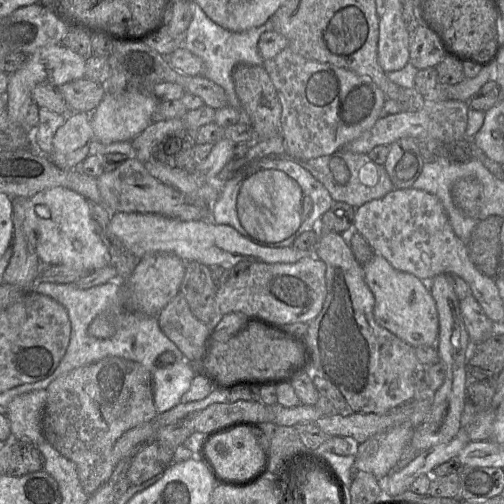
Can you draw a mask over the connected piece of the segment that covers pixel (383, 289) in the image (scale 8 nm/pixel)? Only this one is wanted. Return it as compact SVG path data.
M379 255L363 265L365 281L372 291L375 321L412 347L434 346L438 341L439 317L435 300L425 282L402 272Z

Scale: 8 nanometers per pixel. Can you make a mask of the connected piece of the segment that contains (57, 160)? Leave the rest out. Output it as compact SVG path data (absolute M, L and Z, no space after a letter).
M70 113L65 123L58 128L53 137L51 161L62 170L74 170L77 164L89 155L89 146L94 139L91 117L88 113Z

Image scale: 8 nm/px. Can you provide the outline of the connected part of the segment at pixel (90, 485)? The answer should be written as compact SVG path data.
M106 357L73 369L53 380L46 392L42 414L44 438L63 457L76 464L80 483L88 495L110 478L115 467L112 449L116 441L130 429L153 421L158 414L153 401L151 373L143 365L119 357Z

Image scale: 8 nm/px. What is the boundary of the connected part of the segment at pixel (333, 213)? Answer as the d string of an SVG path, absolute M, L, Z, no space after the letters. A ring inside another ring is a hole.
M339 149L330 155L297 162L327 189L334 201L318 222L319 233L348 235L353 230L356 208L395 189L384 165L376 164L367 154Z

